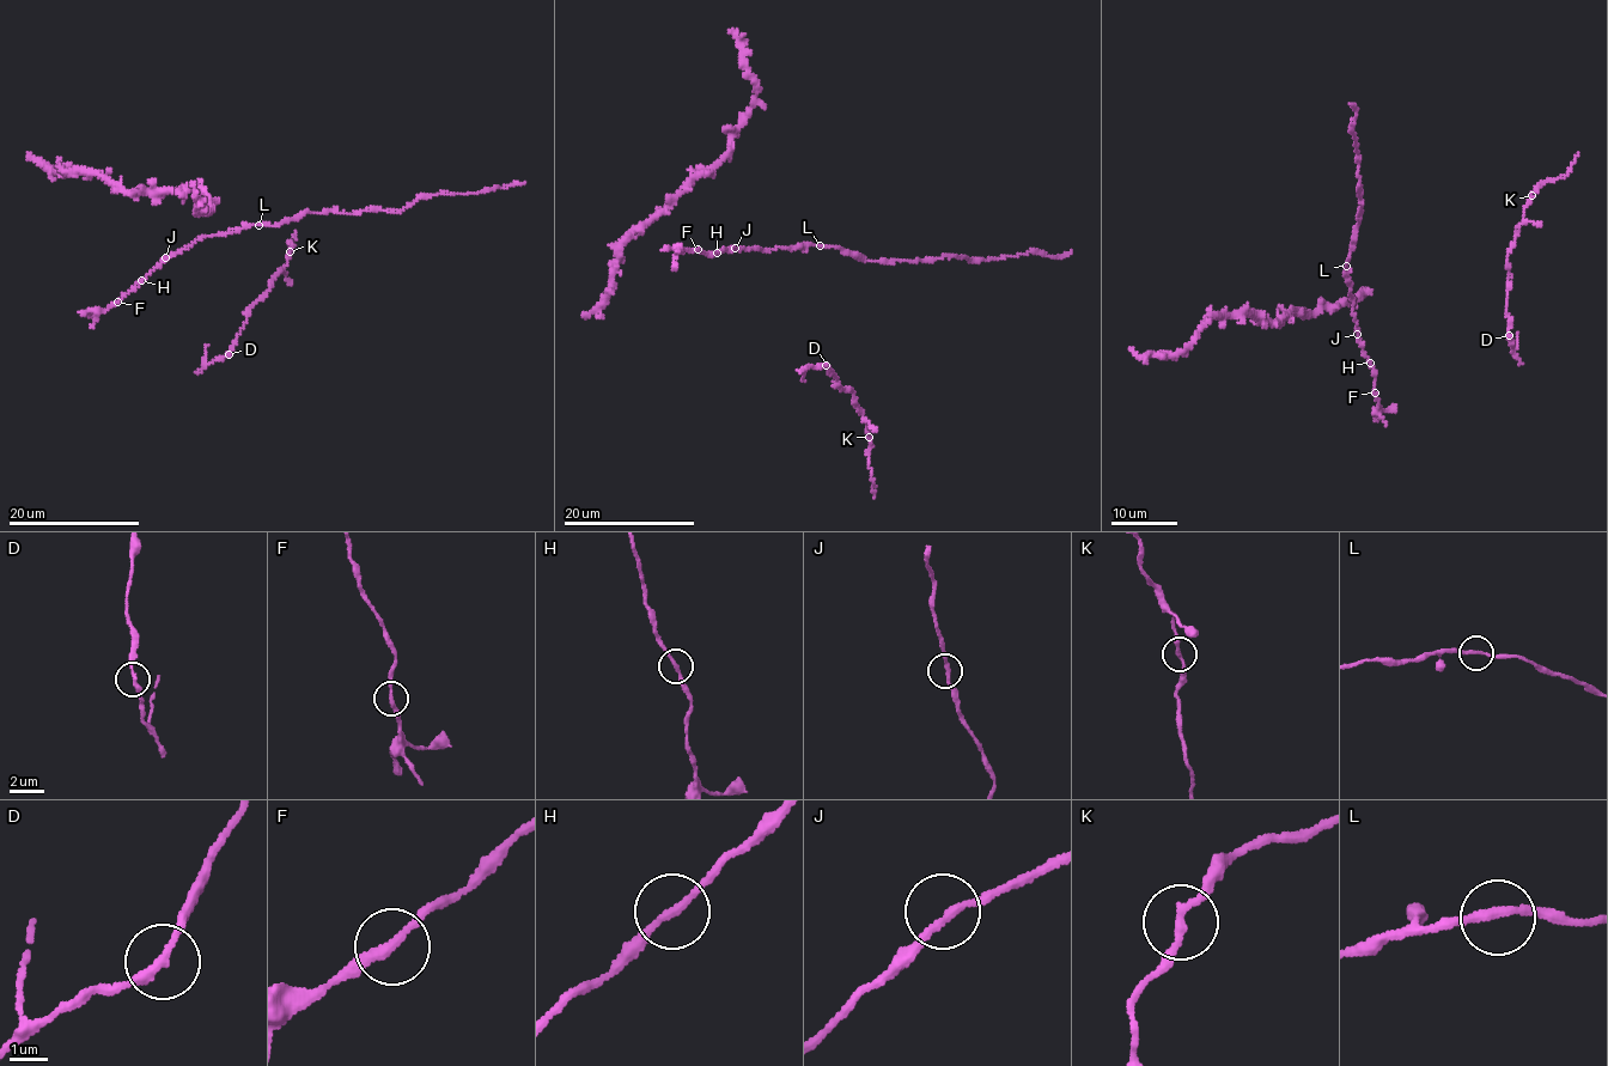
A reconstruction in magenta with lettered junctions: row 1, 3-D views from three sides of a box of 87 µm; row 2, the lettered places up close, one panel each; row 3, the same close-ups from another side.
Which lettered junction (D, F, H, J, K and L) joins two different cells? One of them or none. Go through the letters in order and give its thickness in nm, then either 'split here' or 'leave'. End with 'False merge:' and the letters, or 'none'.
D: 240 nm thick; leave
F: 240 nm thick; leave
H: 200 nm thick; leave
J: 190 nm thick; leave
K: 200 nm thick; leave
L: 200 nm thick; leave
False merge: none

